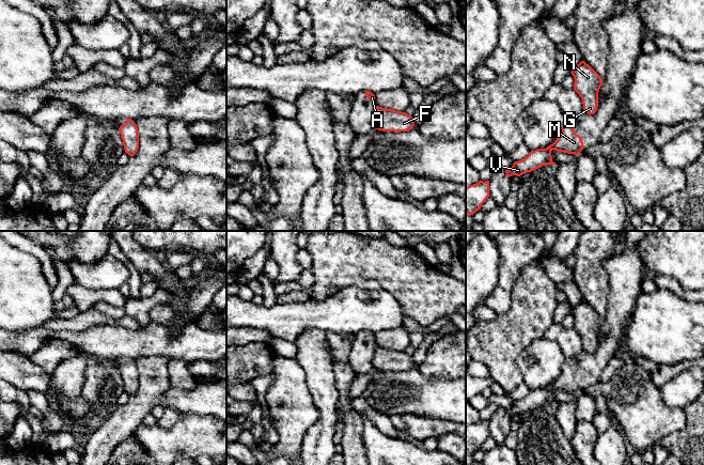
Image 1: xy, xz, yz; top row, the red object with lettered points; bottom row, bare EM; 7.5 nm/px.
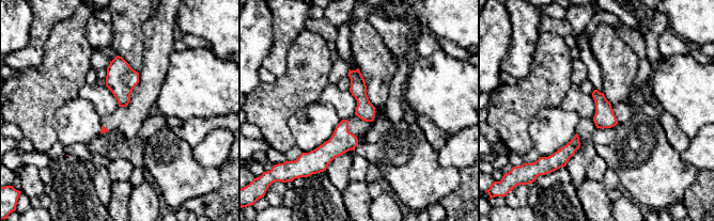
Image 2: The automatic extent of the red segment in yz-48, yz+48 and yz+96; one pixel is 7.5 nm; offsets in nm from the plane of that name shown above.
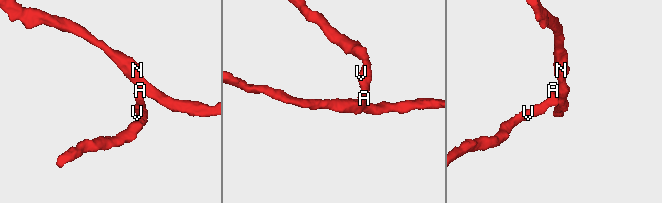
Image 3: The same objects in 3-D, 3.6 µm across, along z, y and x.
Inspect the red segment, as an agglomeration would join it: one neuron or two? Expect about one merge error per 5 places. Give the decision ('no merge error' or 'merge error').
no merge error

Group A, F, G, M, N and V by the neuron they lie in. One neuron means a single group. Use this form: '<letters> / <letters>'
A F G M N V

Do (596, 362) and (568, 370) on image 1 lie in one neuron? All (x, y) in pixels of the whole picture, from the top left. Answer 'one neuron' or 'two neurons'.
one neuron

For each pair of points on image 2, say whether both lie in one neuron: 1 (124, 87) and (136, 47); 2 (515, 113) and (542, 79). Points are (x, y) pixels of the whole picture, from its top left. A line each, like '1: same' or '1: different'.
1: different
2: same

